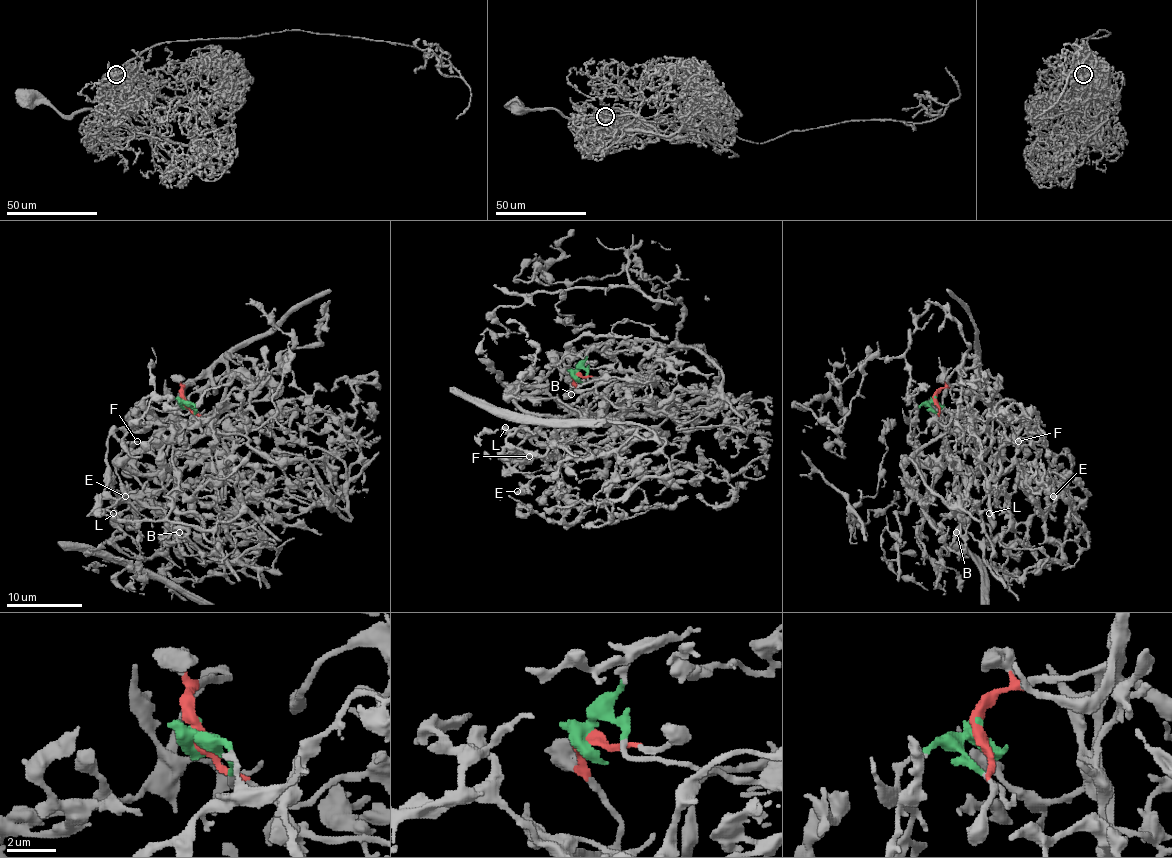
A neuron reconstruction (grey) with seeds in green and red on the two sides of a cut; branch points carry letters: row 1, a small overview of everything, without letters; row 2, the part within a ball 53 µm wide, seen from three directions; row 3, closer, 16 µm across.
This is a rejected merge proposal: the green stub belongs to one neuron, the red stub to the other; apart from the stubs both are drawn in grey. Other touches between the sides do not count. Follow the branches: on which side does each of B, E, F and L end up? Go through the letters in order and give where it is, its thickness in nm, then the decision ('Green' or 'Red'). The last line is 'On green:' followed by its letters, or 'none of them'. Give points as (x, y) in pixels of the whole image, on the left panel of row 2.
B: Place: (179, 532). Thickness 440 nm. Green
E: Place: (125, 496). Thickness 320 nm. Green
F: Place: (137, 441). Thickness 550 nm. Green
L: Place: (113, 513). Thickness 440 nm. Green
On green: B, E, F, L

